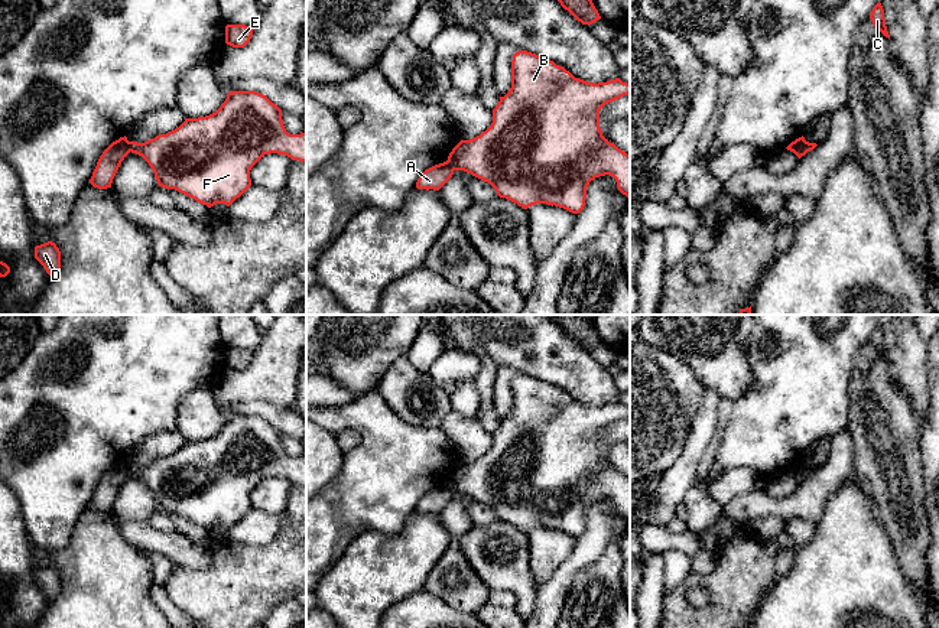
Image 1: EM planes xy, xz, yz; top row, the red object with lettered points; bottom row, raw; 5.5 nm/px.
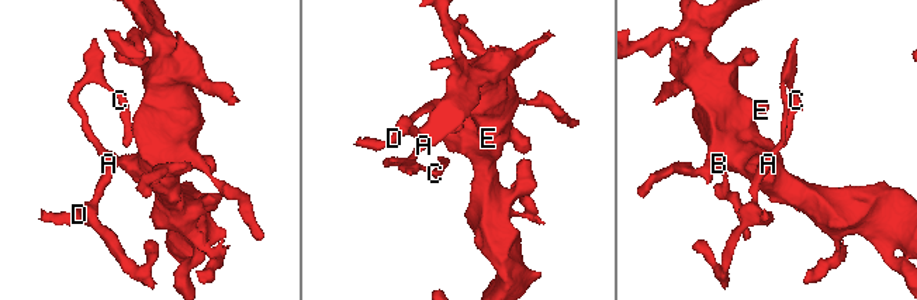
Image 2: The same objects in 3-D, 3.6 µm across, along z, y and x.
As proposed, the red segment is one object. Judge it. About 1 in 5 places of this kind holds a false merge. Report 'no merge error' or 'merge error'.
merge error

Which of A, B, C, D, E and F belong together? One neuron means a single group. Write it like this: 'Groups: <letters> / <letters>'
Groups: A C D / B E F

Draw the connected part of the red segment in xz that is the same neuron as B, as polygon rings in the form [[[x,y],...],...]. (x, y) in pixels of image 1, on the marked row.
[[[519,51],[511,61],[511,88],[500,97],[493,110],[493,123],[480,136],[461,140],[449,153],[448,163],[455,170],[464,170],[488,182],[500,198],[506,198],[527,209],[536,204],[546,204],[579,214],[585,206],[587,188],[591,180],[610,175],[618,191],[630,199],[630,154],[610,143],[600,128],[600,110],[630,94],[630,84],[620,78],[607,82],[588,82],[575,78],[563,66],[527,51]]]

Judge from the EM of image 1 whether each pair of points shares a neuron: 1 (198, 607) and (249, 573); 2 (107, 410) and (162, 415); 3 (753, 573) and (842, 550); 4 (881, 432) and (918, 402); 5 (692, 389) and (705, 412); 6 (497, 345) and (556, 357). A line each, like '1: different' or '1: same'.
1: same
2: same
3: different
4: different
5: different
6: same

